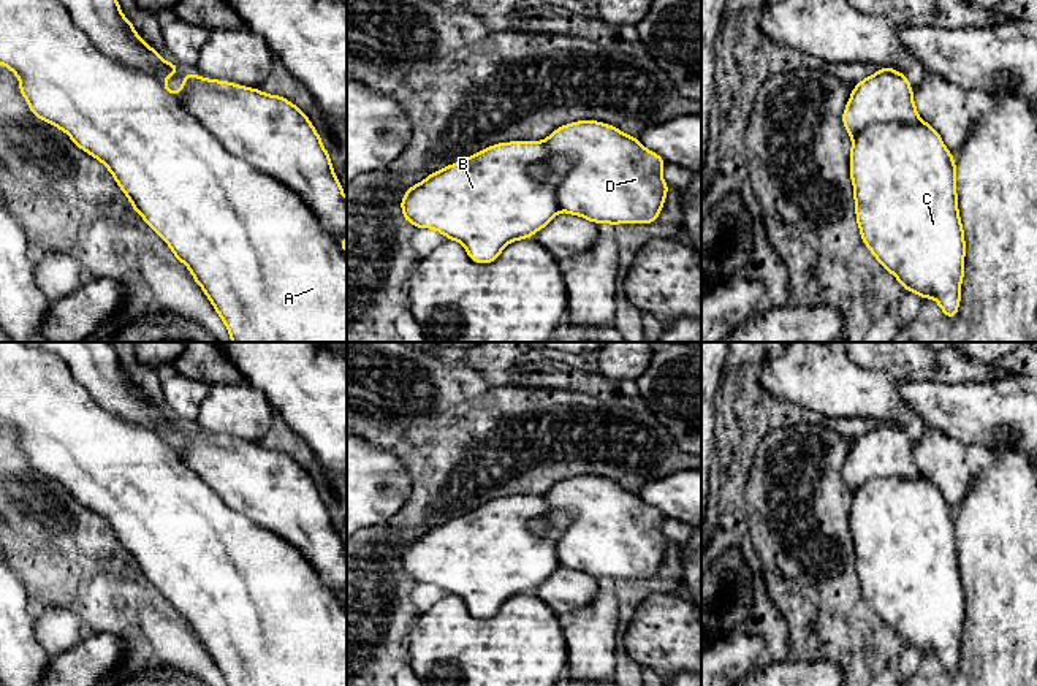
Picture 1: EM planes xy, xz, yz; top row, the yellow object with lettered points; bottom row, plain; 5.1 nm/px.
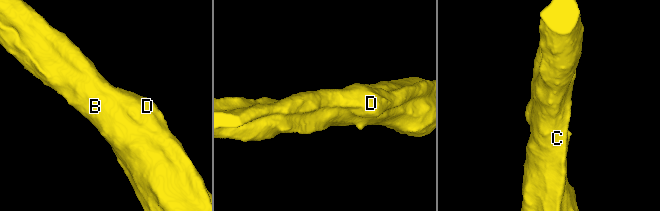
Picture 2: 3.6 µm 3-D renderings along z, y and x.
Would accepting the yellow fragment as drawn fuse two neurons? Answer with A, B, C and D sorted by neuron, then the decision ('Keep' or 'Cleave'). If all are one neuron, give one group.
Groups: A B C D. Keep

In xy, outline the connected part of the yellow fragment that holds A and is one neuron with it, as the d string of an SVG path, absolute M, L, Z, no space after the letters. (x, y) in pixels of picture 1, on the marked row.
M0 0L0 63L19 78L19 89L27 100L30 111L41 120L63 130L71 141L84 152L101 162L116 179L125 196L133 204L144 222L169 246L174 257L192 272L192 277L203 288L218 317L225 323L231 342L347 342L347 250L340 246L347 239L347 198L339 179L334 174L329 154L309 117L291 101L279 95L268 95L260 89L250 89L228 81L206 79L195 73L187 73L179 92L171 92L165 81L179 70L176 63L168 63L154 48L146 44L135 32L135 25L122 14L117 0Z

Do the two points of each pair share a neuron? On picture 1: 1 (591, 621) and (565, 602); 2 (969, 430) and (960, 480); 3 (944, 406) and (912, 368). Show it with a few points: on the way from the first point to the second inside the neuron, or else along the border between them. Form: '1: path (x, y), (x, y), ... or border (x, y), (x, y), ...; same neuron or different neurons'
1: border (597, 579), (597, 594), (577, 607), (564, 620); different neurons
2: border (931, 428), (939, 428), (966, 445); different neurons
3: border (895, 379), (960, 384); different neurons

